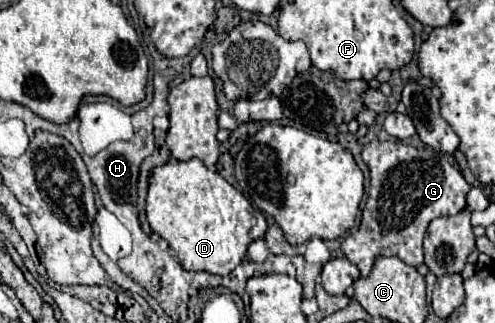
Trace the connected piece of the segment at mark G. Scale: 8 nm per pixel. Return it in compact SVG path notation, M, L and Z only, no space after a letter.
M376 139L376 141L368 143L368 145L362 149L362 159L364 159L364 163L366 163L368 169L370 169L370 191L368 191L366 207L364 207L364 213L362 213L362 227L358 227L356 233L352 233L350 237L346 237L346 239L342 241L342 251L344 251L346 259L352 261L352 263L360 269L360 275L362 275L362 277L366 277L366 275L370 273L372 263L374 263L374 259L376 259L378 255L386 255L386 257L398 255L404 263L418 267L418 265L424 261L424 255L422 255L422 239L424 239L424 233L426 233L428 223L430 223L434 217L444 217L444 215L456 215L456 213L460 213L460 211L466 207L466 193L470 191L470 185L464 181L462 173L460 173L456 167L452 167L452 165L448 163L448 159L446 159L444 155L440 155L440 153L436 153L436 151L432 151L432 149L416 149L416 147L412 147L412 145L404 145L402 141L378 141L378 139Z

